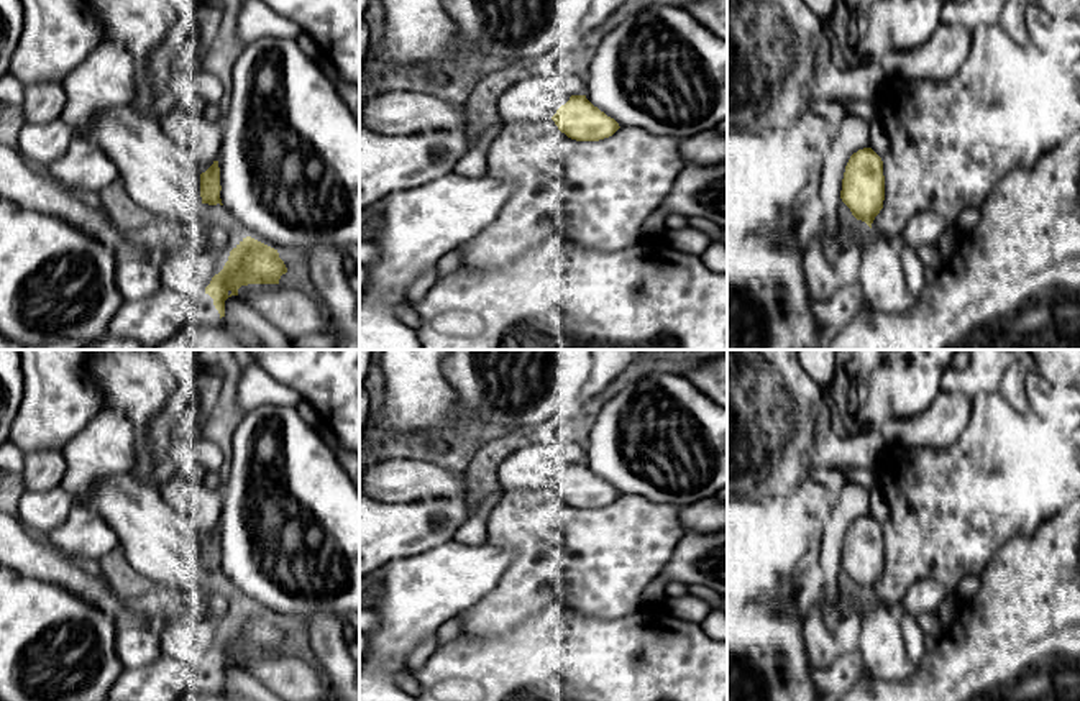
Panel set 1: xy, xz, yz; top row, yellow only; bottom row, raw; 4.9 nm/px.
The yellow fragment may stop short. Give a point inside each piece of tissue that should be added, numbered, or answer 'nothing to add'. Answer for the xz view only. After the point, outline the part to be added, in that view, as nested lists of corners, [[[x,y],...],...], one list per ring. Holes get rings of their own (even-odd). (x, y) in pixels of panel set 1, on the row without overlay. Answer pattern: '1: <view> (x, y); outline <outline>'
1: xz (534, 467); outline [[[533,443],[509,455],[499,466],[502,491],[551,486],[570,468],[561,450]]]

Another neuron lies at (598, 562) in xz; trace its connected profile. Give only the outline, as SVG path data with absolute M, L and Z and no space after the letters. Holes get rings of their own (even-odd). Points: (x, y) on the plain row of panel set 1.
M551 486L502 491L489 512L486 540L494 547L510 550L514 558L499 586L460 614L463 621L461 635L501 635L555 601L563 602L581 616L597 619L619 619L635 612L643 606L645 588L660 575L684 535L678 511L671 504L655 504L640 496L619 496L612 504L599 509L573 511L571 506L558 497Z

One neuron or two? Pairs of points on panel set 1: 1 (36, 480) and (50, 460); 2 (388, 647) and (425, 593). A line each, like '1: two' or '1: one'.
1: one
2: one

